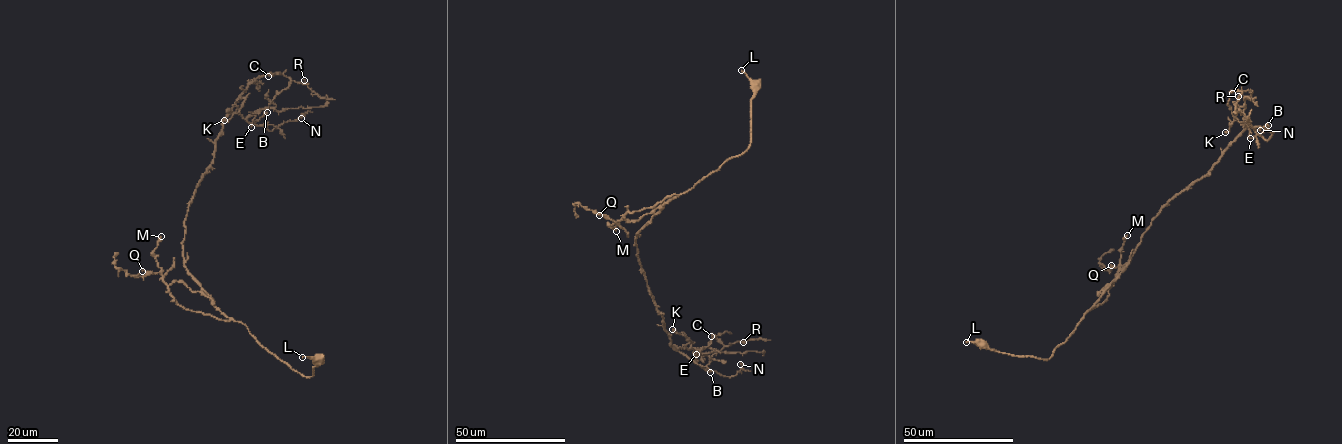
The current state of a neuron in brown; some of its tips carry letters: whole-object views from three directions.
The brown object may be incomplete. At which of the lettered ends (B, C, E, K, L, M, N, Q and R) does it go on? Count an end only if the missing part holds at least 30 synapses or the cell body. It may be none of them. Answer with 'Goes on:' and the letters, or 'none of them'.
Goes on: none of them

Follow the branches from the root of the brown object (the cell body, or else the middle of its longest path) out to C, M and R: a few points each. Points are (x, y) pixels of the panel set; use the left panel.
C: (317, 361), (305, 377), (269, 352), (184, 265), (184, 220), (222, 120), (248, 81), (283, 74), (268, 76)
M: (317, 361), (313, 374), (303, 376), (265, 349), (239, 322), (219, 320), (180, 306), (153, 254), (161, 236)
R: (317, 361), (305, 377), (269, 352), (215, 305), (182, 253), (189, 203), (248, 81), (271, 73), (304, 80)

